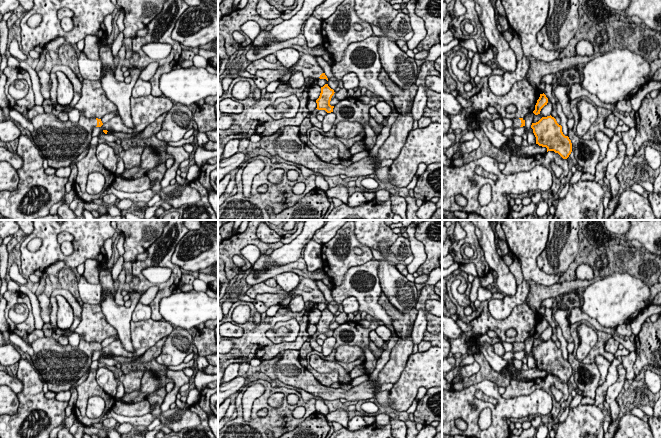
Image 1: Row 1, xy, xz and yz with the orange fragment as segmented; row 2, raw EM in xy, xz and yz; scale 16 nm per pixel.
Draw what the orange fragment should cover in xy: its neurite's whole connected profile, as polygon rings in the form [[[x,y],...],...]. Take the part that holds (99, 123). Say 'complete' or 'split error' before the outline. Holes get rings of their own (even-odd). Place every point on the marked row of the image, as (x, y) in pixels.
split error | [[[51,111],[35,116],[31,122],[34,126],[31,139],[39,148],[43,158],[47,159],[48,166],[56,170],[70,166],[89,146],[93,138],[92,129],[103,125],[101,119],[86,118],[83,112],[80,112],[80,119],[77,123],[60,121]]]

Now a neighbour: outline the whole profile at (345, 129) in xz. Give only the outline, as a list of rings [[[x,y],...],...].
[[[341,121],[336,124],[335,137],[349,140],[363,131],[363,125],[359,122]]]

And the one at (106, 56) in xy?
[[[109,43],[99,50],[99,60],[102,63],[102,66],[109,66],[111,69],[115,69],[114,65],[114,55],[112,53]]]

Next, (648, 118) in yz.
[[[661,90],[655,98],[644,98],[641,108],[635,112],[635,153],[648,141],[661,144]]]

